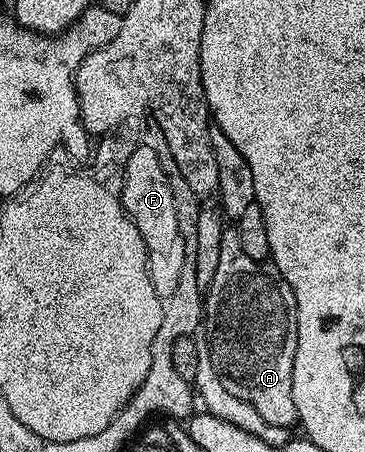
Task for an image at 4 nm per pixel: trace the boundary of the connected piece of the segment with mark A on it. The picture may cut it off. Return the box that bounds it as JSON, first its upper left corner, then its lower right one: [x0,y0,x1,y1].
[204,227,298,429]

